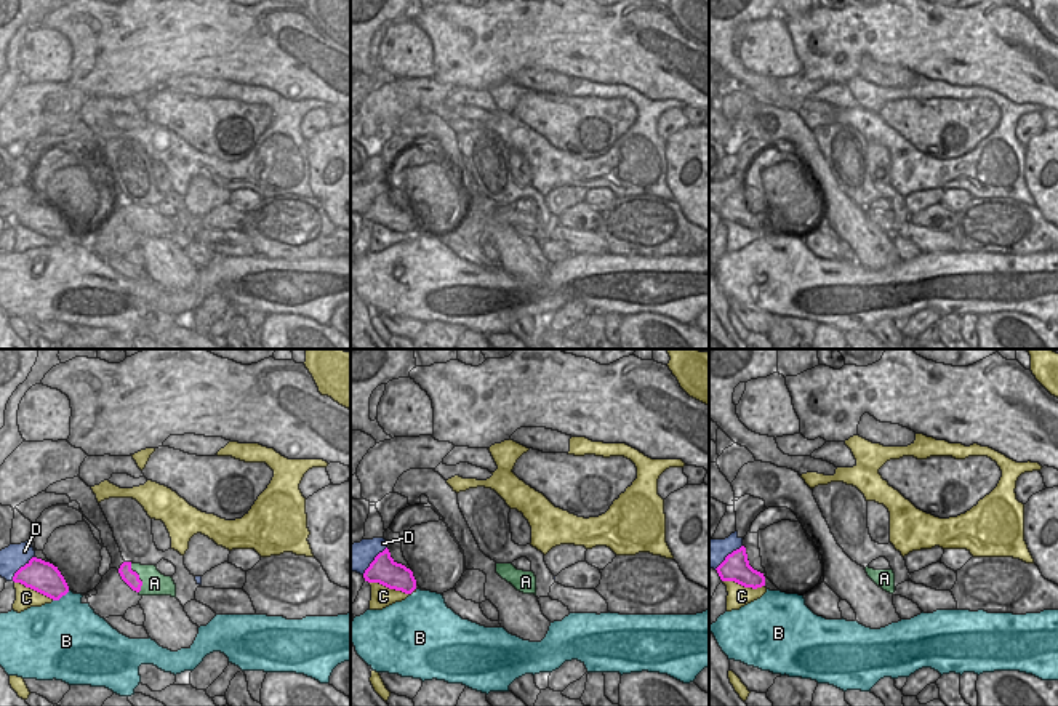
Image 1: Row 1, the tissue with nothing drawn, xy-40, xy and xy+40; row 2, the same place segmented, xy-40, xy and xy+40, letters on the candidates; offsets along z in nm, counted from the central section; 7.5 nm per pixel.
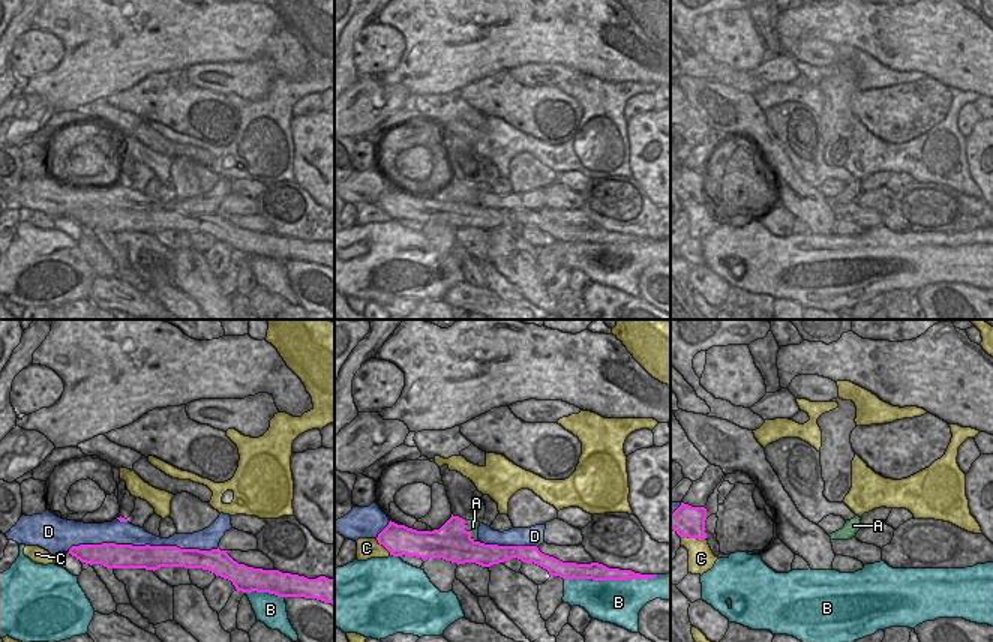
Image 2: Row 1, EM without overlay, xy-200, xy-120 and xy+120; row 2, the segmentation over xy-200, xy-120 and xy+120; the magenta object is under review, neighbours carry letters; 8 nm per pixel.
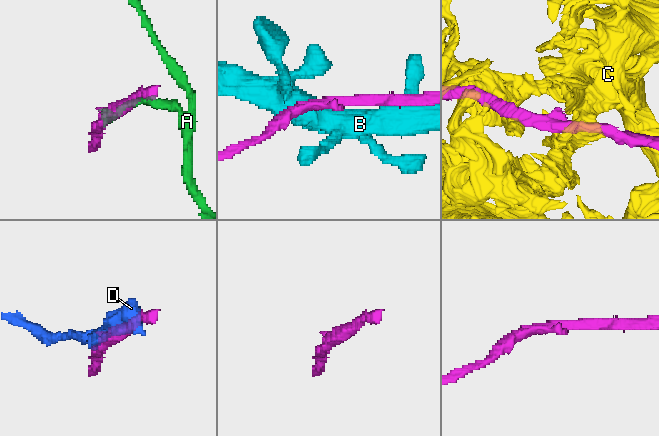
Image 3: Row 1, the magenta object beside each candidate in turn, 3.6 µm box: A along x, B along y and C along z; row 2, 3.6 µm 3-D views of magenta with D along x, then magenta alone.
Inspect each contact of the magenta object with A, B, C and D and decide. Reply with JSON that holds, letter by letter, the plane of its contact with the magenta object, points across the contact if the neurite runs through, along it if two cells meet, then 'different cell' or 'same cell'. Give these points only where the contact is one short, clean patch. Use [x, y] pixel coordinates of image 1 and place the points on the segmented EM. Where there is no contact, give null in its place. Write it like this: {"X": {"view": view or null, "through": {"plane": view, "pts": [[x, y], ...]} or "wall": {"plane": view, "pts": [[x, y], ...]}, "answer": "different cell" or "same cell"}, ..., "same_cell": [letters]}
{"A": {"view": "xy-40", "wall": {"plane": "xy-40", "pts": [[130, 562], [130, 567], [141, 581], [140, 591]]}, "answer": "different cell"}, "B": {"view": "xy-40", "answer": "different cell"}, "C": {"view": "xy", "answer": "different cell"}, "D": {"view": "xy-40", "answer": "different cell"}, "same_cell": []}

